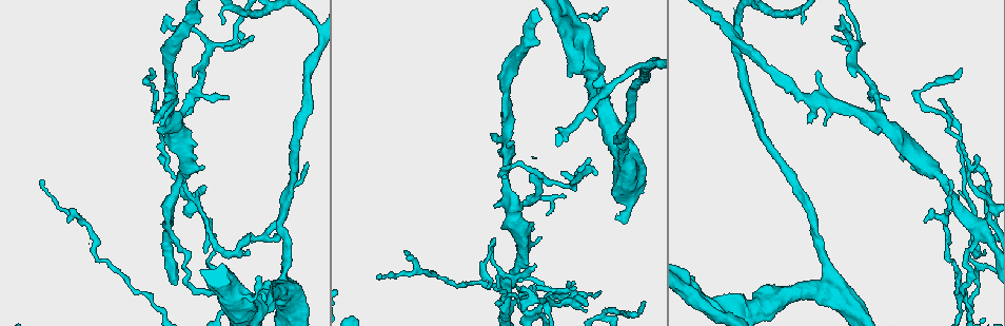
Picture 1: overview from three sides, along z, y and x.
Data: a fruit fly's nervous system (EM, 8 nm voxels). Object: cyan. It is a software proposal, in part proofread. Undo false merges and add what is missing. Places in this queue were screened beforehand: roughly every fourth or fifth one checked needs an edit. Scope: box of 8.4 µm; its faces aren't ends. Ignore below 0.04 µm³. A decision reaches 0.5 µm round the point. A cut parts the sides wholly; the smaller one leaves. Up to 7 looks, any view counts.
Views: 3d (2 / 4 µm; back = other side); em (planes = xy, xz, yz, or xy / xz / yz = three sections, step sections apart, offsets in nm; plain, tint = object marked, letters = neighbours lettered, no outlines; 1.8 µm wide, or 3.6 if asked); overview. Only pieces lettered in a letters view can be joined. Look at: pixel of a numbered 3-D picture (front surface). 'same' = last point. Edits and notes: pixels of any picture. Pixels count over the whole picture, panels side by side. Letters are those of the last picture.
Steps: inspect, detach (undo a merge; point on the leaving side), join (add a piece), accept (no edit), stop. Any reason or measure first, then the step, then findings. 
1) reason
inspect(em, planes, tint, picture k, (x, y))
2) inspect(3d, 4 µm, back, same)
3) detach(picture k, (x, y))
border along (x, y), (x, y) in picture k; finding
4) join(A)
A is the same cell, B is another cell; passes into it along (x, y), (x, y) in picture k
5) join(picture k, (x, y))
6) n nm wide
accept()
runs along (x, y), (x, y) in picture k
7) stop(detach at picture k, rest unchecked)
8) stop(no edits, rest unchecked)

four arms meet
inspect(3d, 2 µm, picture 1, (965, 297))

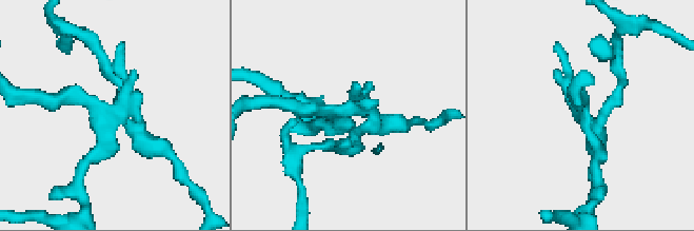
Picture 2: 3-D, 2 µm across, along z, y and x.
need the tissue
inspect(em, xz, step 4, tint, picture 2, (106, 113))

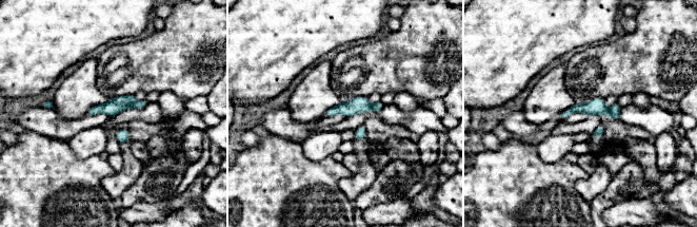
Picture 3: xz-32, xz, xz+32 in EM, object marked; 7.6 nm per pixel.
what lies round it
inspect(em, xz, step 4, letters, same)

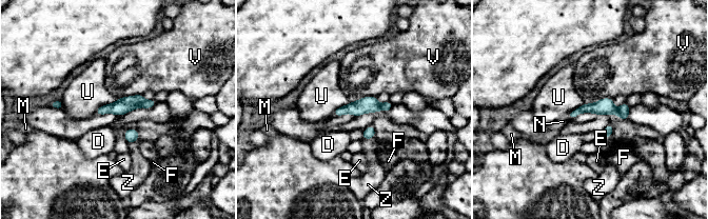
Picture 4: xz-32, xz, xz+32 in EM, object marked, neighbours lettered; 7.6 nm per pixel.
detach(picture 4, (122, 105))
D, E, F, M, N, U, V and Z are other cells; border along (133, 96), (141, 106) in picture 4; two neurons meet here

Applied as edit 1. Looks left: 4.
inspect(overview)

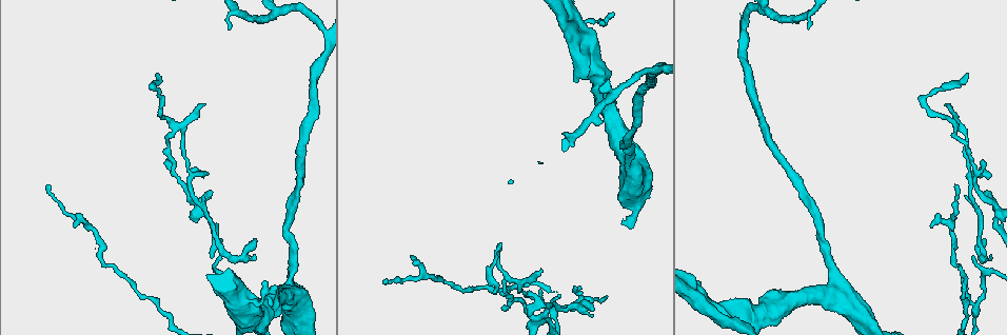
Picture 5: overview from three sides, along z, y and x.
side arm on a straight run
inspect(3d, 2 µm, picture 5, (764, 310))

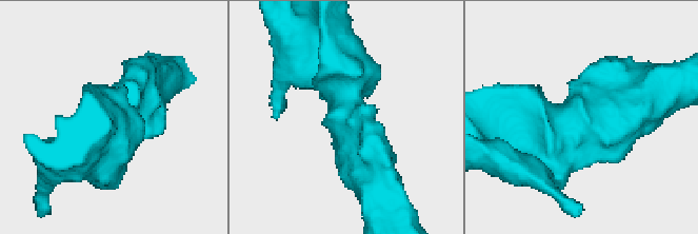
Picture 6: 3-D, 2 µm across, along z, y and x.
3 arms; arms of 260, 280, 380 nm
inspect(em, xz, step 4, tint, picture 6, (350, 121))

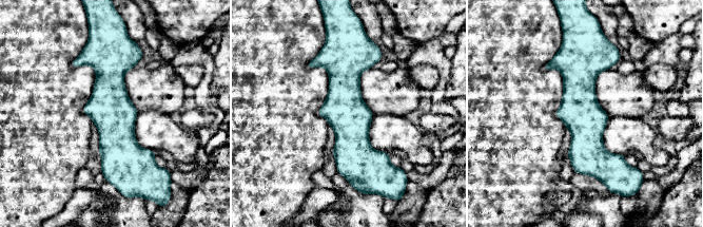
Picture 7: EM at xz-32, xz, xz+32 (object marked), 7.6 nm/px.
cut it another way
inspect(em, planes, letters, same)

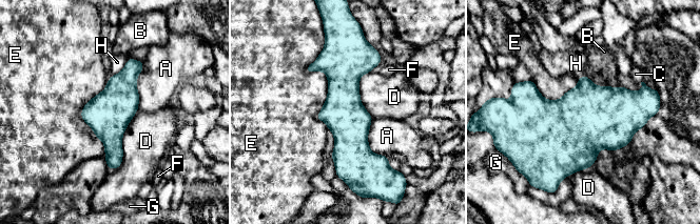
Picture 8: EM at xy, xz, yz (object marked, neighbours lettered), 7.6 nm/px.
E touches over 650 nm
accept()
A, B, C, D, E, F, G and H are other cells; runs along (343, 52), (353, 178) in picture 8; all the same neuron

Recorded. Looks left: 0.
stop(detach at picture 4, rest unchecked)

